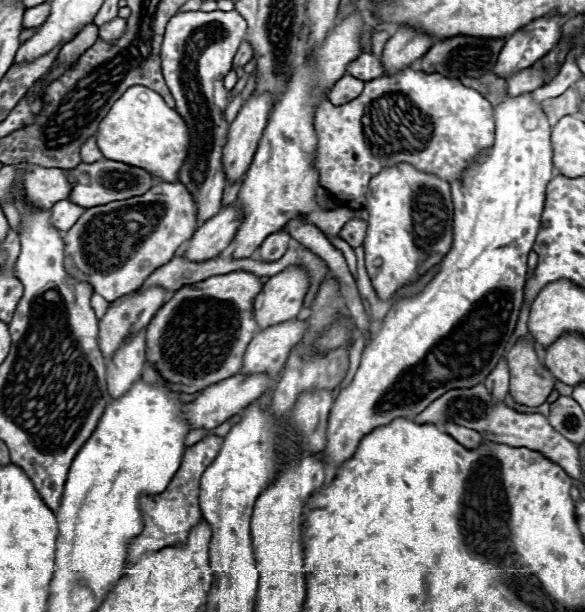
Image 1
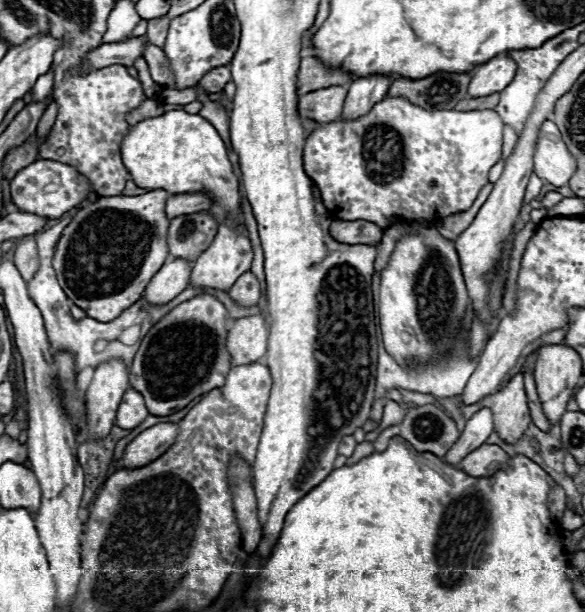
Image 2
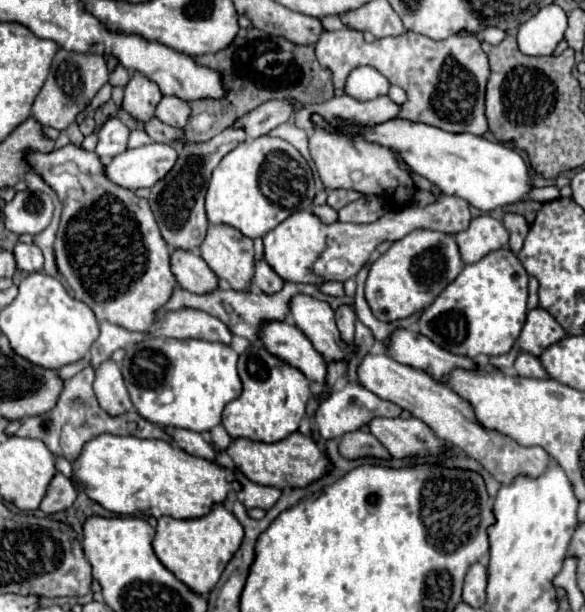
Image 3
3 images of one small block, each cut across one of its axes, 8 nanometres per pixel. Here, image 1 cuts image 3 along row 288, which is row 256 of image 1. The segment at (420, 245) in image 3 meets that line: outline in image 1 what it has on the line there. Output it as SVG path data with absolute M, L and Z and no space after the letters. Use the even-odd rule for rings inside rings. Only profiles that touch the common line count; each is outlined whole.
M406 162L384 168L368 184L364 210L368 212L366 268L378 296L384 300L440 264L452 246L450 184L436 178L436 174L424 174Z

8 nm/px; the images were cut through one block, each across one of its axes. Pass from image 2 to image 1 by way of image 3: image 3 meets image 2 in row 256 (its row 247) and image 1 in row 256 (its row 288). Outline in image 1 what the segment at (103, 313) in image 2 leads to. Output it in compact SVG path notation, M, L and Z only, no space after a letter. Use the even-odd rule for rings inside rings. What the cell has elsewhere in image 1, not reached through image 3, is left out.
M162 182L146 194L106 206L88 208L64 234L66 256L76 278L92 284L94 292L114 302L136 292L148 274L170 262L174 252L198 230L196 202L182 182Z

